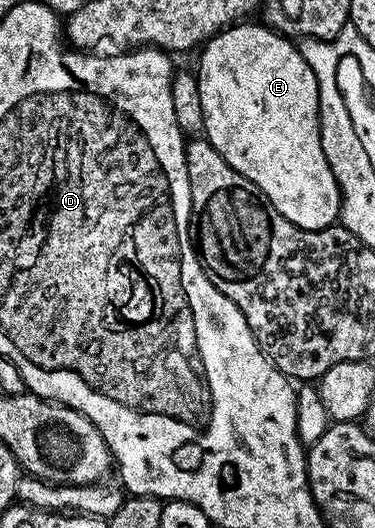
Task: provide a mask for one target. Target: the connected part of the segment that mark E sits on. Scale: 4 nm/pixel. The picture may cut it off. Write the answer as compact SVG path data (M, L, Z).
M240 21L225 27L203 44L199 52L200 71L197 70L195 76L202 97L203 134L209 145L218 149L235 171L258 185L270 205L274 205L286 221L304 231L321 231L339 220L341 197L340 186L326 161L326 153L322 153L316 75L291 38L259 22L248 22L252 21Z

